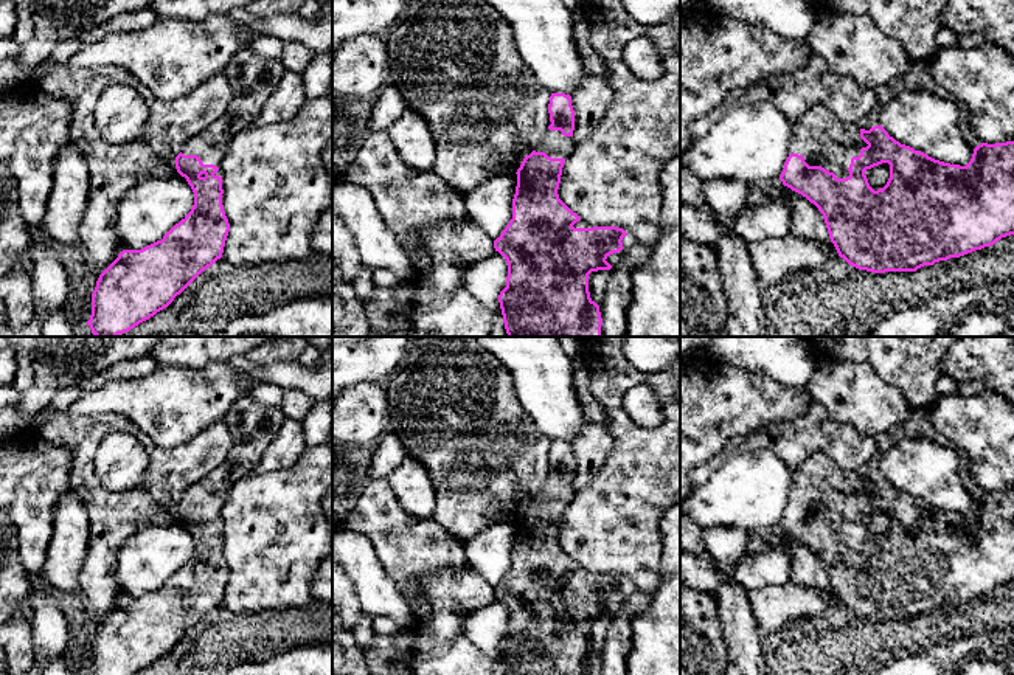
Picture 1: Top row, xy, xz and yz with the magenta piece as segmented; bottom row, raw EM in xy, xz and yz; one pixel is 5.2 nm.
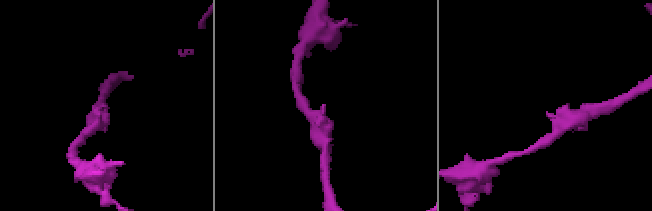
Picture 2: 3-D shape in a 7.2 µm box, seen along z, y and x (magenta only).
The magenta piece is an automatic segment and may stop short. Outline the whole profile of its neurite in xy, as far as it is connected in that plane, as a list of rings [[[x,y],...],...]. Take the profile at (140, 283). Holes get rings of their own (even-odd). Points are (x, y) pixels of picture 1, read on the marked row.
[[[250,50],[238,51],[228,64],[233,98],[227,112],[202,132],[189,137],[175,157],[177,172],[194,192],[191,211],[161,241],[141,250],[123,250],[99,275],[92,293],[92,315],[87,324],[95,337],[118,337],[168,307],[203,270],[222,258],[230,223],[222,205],[222,172],[219,164],[233,137],[252,126],[266,101],[281,82],[286,68],[278,59],[266,59]]]

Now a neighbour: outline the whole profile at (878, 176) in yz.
[[[882,163],[879,166],[874,166],[871,169],[865,171],[865,175],[868,178],[870,186],[877,191],[884,188],[890,178],[890,164]]]

